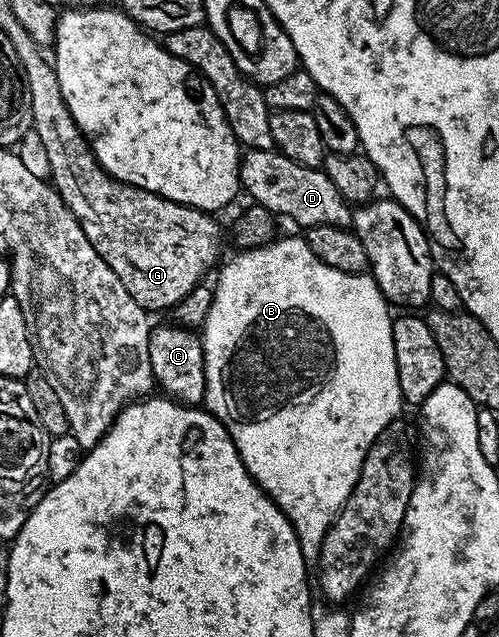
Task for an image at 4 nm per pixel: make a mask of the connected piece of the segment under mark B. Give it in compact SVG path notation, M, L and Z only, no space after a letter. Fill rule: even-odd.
M288 236L285 240L273 239L272 243L262 248L241 251L228 265L219 269L220 277L216 280L216 293L212 296L212 305L204 316L204 369L206 370L206 394L203 407L217 416L224 423L244 468L251 474L257 486L272 499L286 514L296 532L300 549L305 561L312 562L319 557L320 547L335 522L340 507L350 498L354 486L360 477L362 462L378 434L390 426L392 420L401 415L402 401L398 386L398 366L394 362L394 338L392 337L393 313L380 288L371 275L355 272L346 274L326 266L310 250L307 239Z

